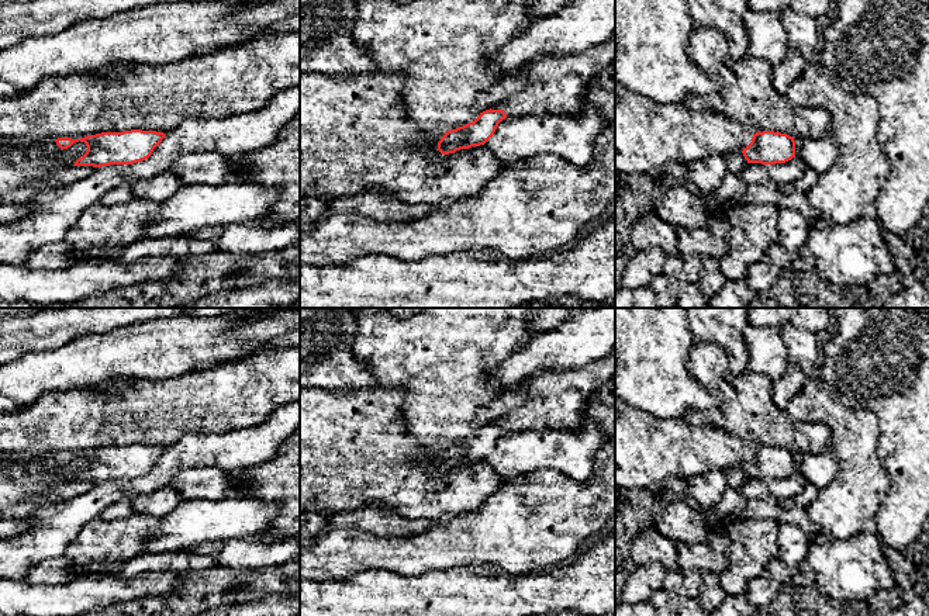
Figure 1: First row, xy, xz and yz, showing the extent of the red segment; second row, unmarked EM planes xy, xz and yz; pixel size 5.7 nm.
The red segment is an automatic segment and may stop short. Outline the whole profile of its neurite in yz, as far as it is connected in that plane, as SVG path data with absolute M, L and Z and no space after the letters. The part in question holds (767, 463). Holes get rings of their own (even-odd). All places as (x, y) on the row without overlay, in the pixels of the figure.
M756 447L742 468L747 478L785 478L795 473L795 456L792 451L781 447Z

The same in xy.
M131 444L122 447L101 447L80 454L58 453L38 456L32 453L11 453L0 457L0 463L17 463L32 473L56 473L75 457L84 457L87 466L73 481L132 480L148 474L166 449Z

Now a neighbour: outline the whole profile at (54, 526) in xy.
M300 399L279 406L266 422L253 428L227 433L189 432L142 477L101 481L73 498L42 503L27 518L25 530L0 539L0 579L24 581L32 565L63 556L80 530L107 506L152 494L186 470L217 467L235 473L270 461L297 428Z

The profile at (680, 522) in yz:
M683 498L670 501L656 523L656 529L676 543L693 546L707 541L708 525Z

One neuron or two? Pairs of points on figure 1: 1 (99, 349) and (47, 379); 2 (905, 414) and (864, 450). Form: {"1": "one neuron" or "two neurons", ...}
{"1": "one neuron", "2": "two neurons"}

